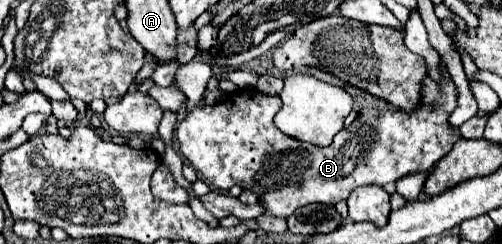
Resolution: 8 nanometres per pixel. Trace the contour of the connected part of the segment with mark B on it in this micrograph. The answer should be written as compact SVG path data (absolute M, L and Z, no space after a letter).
M440 61L438 67L442 73L442 79L434 81L430 75L424 77L420 105L414 111L364 109L362 113L358 113L358 117L352 121L350 127L342 129L334 137L334 141L328 147L312 147L312 143L300 143L298 139L292 139L276 131L276 125L272 123L272 119L282 106L280 97L264 95L256 87L246 87L246 89L238 89L234 93L224 95L214 105L192 109L186 115L186 119L178 123L178 129L176 129L176 137L182 145L180 151L184 159L202 173L204 181L214 185L216 189L226 191L232 185L240 185L242 189L256 193L260 203L264 203L266 215L286 219L298 207L304 207L308 203L336 205L338 201L348 199L348 195L356 187L362 187L362 185L384 187L386 183L396 183L398 179L406 175L430 171L452 149L452 145L462 137L460 129L452 127L448 121L452 111L458 105L456 85L452 77L448 75L446 63Z

